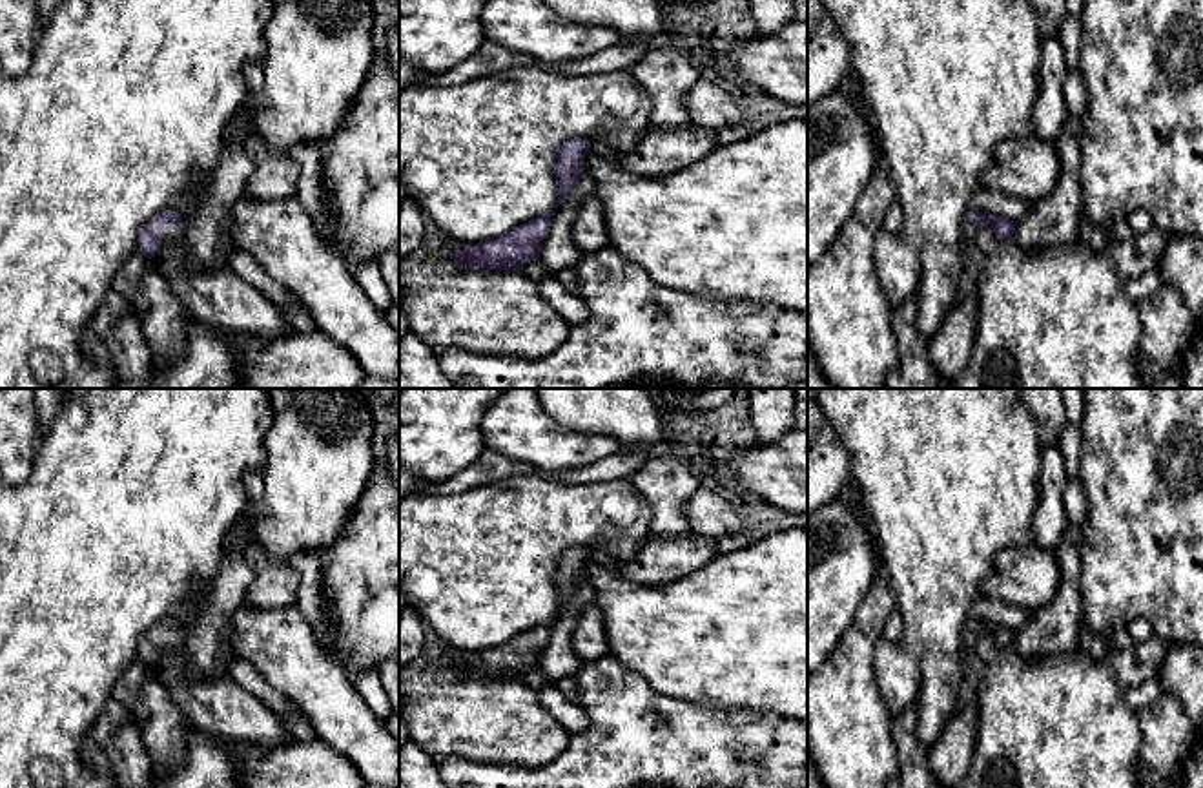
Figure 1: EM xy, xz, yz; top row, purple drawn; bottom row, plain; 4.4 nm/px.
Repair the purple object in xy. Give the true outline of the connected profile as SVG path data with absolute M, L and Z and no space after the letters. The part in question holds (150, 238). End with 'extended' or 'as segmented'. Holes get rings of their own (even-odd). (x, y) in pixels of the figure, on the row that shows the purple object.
M175 208L157 213L139 232L137 243L148 259L160 254L157 272L171 286L188 319L257 337L275 339L293 332L279 308L230 264L200 270L188 263L186 221Z | extended

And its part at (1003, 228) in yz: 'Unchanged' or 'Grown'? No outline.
Grown

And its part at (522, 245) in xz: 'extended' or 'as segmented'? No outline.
as segmented

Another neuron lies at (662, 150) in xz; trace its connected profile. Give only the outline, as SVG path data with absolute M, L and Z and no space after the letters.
M653 126L631 151L616 155L622 170L636 175L669 175L700 161L716 146L716 131L707 126Z

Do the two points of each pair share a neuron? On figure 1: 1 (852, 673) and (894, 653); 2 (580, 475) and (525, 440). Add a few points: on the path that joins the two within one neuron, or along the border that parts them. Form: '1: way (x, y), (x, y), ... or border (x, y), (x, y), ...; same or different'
1: border (881, 639), (873, 655), (873, 679), (884, 706); different
2: border (611, 455), (558, 471), (542, 471), (529, 464); different

